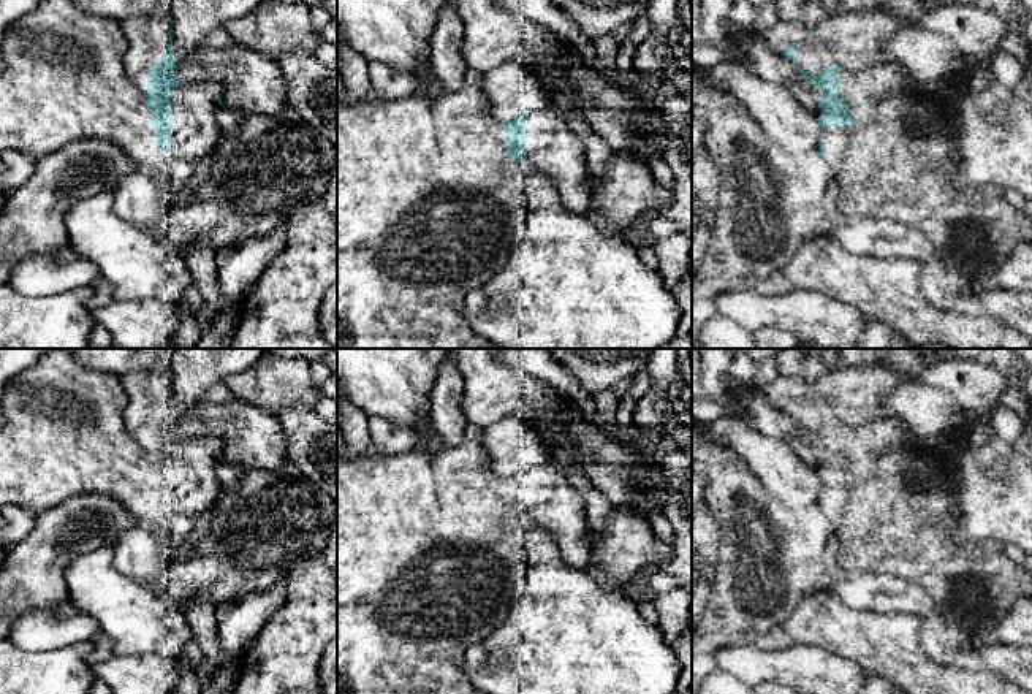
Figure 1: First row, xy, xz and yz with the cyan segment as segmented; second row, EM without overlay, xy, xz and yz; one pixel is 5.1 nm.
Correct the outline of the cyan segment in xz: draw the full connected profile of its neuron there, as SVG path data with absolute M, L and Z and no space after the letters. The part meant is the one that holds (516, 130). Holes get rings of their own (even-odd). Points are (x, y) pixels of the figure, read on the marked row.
M527 116L505 122L508 152L514 158L510 171L522 184L521 228L508 263L486 284L472 290L464 301L467 323L484 339L507 349L662 349L676 336L681 306L666 290L657 271L643 265L636 247L622 233L600 231L584 214L568 211L548 176L527 166Z

